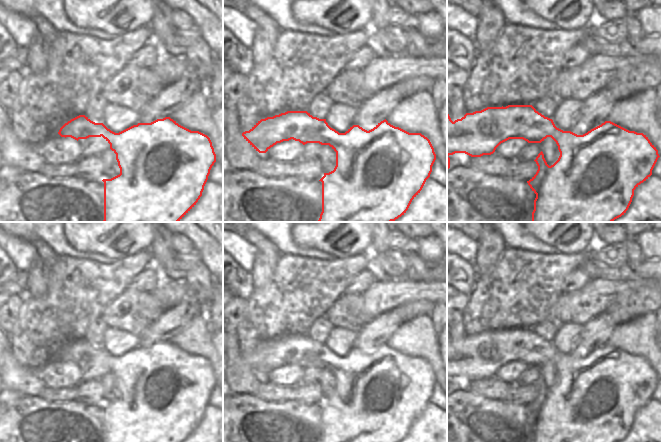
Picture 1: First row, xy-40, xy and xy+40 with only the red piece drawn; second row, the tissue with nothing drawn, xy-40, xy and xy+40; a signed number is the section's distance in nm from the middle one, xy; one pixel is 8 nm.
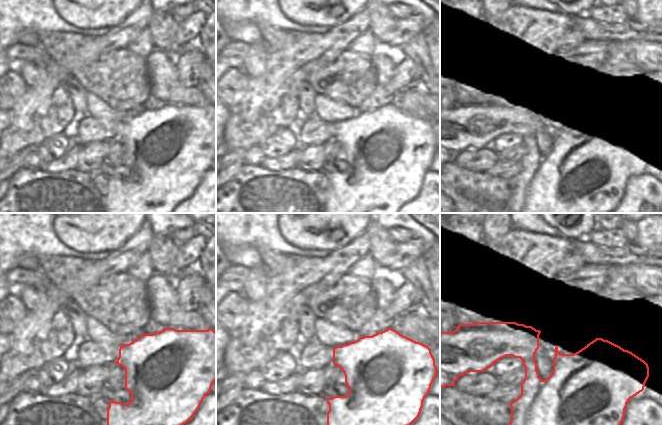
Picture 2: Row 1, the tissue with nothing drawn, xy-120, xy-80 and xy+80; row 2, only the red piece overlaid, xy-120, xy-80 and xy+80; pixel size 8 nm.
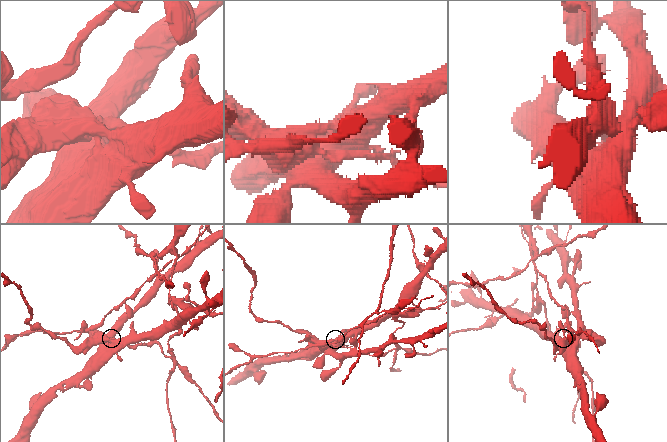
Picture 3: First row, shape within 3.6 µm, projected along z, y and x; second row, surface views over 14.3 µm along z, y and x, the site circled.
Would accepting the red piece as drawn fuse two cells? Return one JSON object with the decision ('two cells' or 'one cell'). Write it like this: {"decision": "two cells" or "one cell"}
{"decision": "two cells"}

